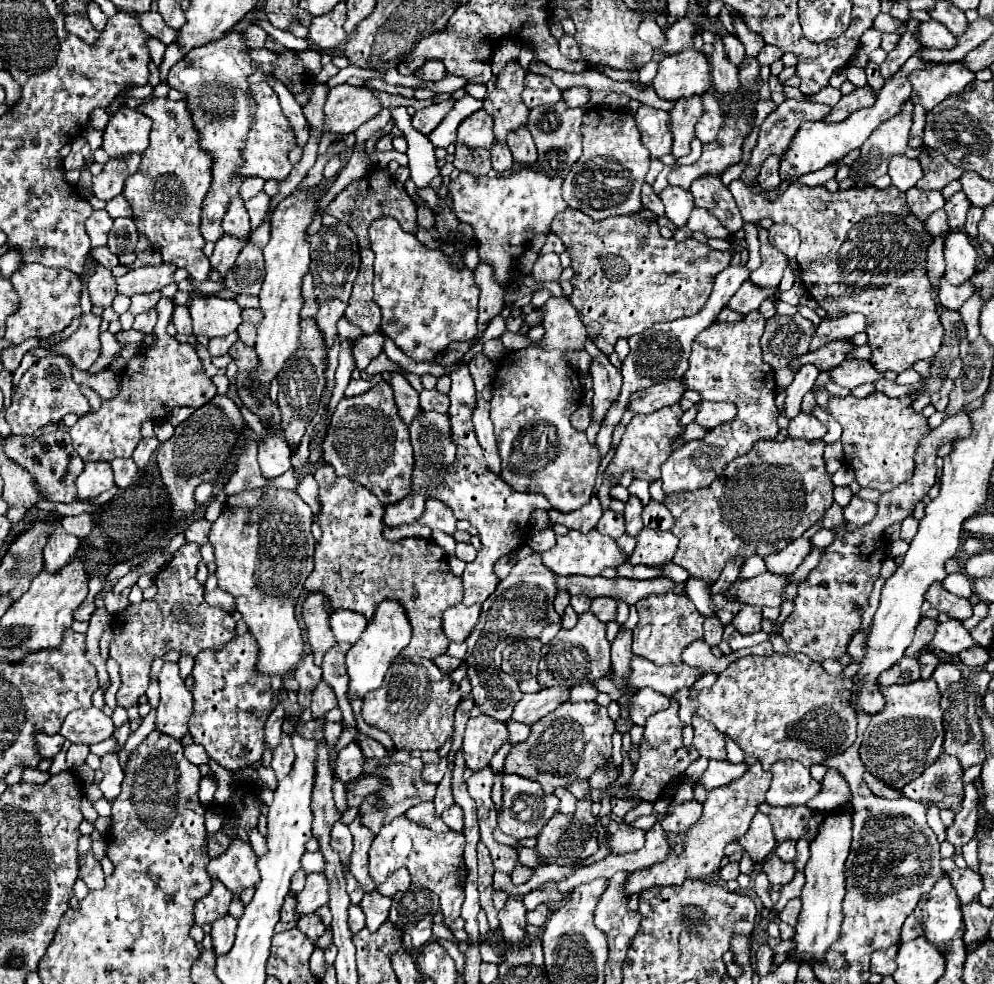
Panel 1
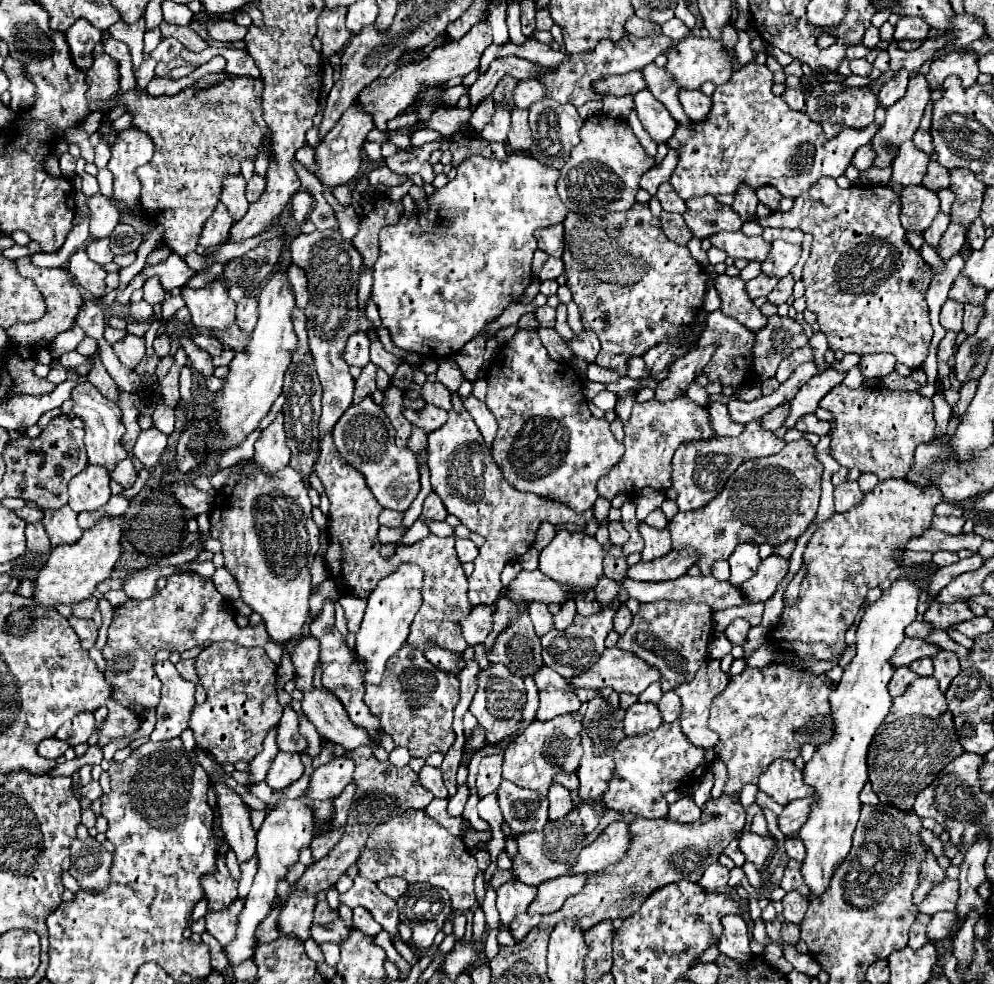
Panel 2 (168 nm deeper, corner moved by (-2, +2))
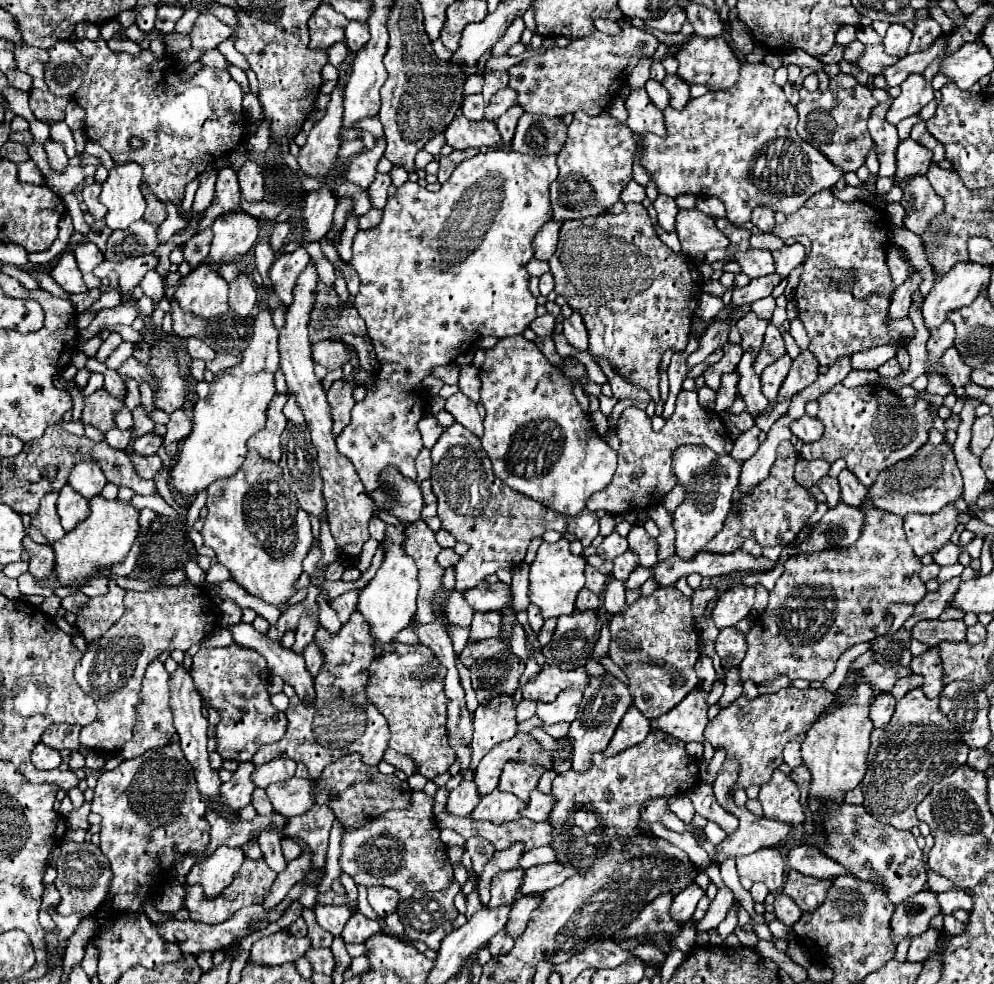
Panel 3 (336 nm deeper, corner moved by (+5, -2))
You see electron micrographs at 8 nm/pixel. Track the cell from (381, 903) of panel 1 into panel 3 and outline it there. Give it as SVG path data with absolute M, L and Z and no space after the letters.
M354 912L354 914L350 916L350 920L346 922L342 936L344 936L344 942L348 942L348 944L358 944L358 942L366 942L366 938L370 938L370 936L374 936L374 934L378 934L378 932L380 932L378 922L366 918L366 916L360 914L360 912Z

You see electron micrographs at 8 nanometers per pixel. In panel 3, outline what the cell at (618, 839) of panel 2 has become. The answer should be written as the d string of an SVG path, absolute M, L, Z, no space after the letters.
M552 862L542 866L532 866L526 870L522 894L544 894L546 890L560 886L566 878L578 874L578 870L570 862Z

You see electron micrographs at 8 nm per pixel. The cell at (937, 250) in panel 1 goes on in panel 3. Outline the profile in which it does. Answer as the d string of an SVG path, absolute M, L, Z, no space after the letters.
M914 176L908 182L894 184L904 190L904 198L900 204L908 210L908 216L904 220L906 228L922 236L930 228L930 220L942 212L942 198L932 190L926 176Z

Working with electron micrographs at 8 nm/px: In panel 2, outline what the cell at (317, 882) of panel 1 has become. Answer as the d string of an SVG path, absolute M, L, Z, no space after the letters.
M305 890L293 893L293 898L285 902L277 918L277 928L281 934L293 934L299 942L307 942L311 938L310 928L316 906L315 895L308 895Z

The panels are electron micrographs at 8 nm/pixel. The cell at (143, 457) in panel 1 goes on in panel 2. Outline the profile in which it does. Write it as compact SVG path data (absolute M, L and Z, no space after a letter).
M149 428L139 434L133 454L145 464L145 468L151 468L161 458L165 446L167 446L167 436L157 428Z

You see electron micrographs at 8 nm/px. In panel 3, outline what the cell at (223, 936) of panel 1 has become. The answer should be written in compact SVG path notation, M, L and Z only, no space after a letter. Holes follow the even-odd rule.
M246 858L242 868L236 872L234 876L234 882L216 898L206 898L202 894L202 888L200 886L188 886L186 888L186 908L190 910L190 918L194 922L204 922L204 924L220 924L224 920L228 920L236 910L244 908L244 906L250 906L250 904L260 904L264 902L264 896L266 892L270 890L272 882L274 882L276 874L266 866L266 862L256 862L256 860L250 860ZM264 876L264 878L262 878Z

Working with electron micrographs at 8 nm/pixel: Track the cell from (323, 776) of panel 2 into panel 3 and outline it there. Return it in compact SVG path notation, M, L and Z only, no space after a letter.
M294 776L286 782L270 784L266 794L278 814L282 814L284 818L292 818L304 814L306 810L310 810L310 806L316 804L312 790L314 790L314 780Z

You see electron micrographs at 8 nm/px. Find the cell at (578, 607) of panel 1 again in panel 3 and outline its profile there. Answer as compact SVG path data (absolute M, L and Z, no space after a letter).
M582 588L582 592L578 594L578 600L576 600L576 608L578 610L596 610L598 606L600 606L600 596L590 594L590 590Z

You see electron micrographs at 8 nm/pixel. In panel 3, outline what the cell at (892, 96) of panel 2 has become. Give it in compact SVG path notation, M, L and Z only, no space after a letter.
M874 88L872 94L878 100L878 106L874 106L874 110L870 112L868 130L870 130L874 144L878 146L878 158L880 158L878 176L894 176L894 172L896 172L894 152L896 152L896 146L900 140L898 140L896 126L886 120L886 112L892 104L892 96L880 88Z

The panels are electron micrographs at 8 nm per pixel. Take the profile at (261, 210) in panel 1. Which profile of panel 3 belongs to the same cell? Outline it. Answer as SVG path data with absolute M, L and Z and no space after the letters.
M248 160L240 170L238 170L238 180L240 180L240 192L246 202L260 202L264 200L264 180L262 180L262 168Z

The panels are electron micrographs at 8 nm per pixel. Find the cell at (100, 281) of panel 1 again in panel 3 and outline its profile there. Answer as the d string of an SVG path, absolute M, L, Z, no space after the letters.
M66 250L62 254L62 258L58 260L58 264L54 266L54 270L50 274L66 292L72 292L72 294L88 292L88 288L82 280L82 272L76 266L76 258L74 258L72 250Z

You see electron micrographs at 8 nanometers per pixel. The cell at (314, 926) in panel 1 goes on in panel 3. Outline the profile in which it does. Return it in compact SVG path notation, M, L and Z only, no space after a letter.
M316 906L316 908L314 908L314 914L316 914L316 922L318 922L324 930L332 932L334 936L342 932L344 924L346 924L348 918L352 916L346 906Z

